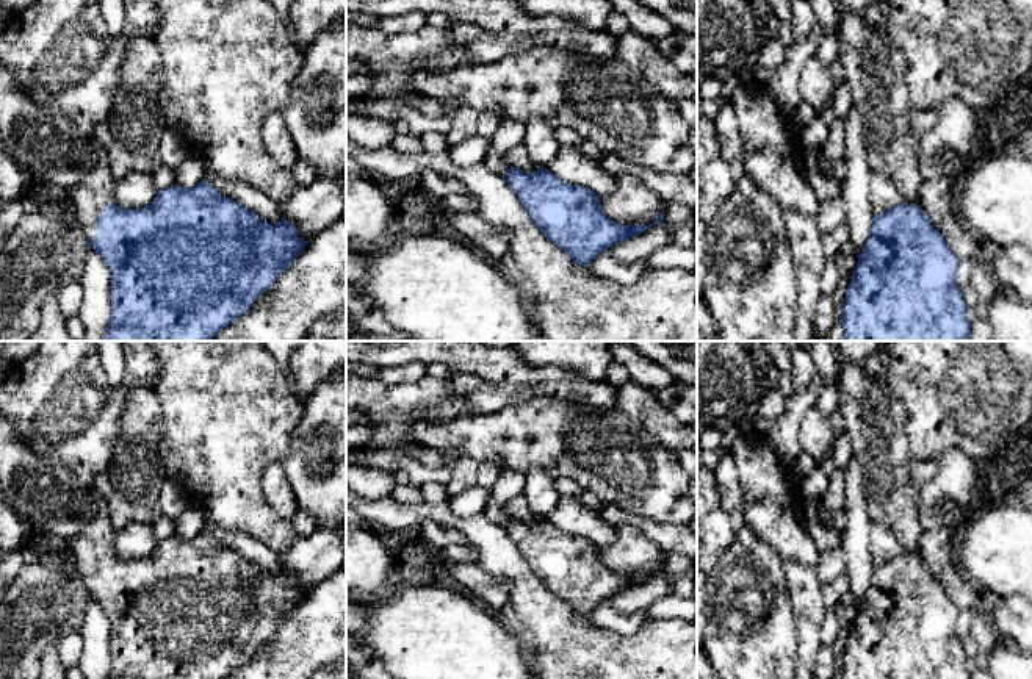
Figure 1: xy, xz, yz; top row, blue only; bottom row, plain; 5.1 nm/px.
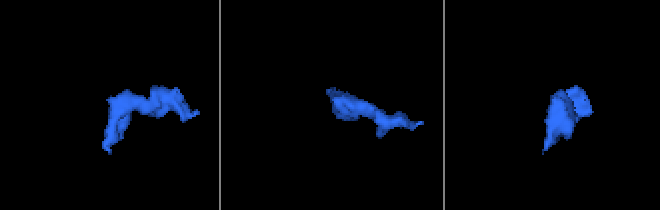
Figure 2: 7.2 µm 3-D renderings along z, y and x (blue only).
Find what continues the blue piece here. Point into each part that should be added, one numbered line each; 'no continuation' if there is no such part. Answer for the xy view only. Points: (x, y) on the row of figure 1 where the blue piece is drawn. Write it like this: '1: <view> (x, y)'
1: xy (86, 201)

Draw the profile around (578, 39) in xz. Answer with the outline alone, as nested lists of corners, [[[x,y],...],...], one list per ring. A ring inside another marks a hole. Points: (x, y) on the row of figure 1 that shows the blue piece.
[[[346,22],[346,59],[363,63],[374,81],[366,100],[417,91],[413,72],[418,69],[445,72],[471,63],[493,63],[534,47],[603,58],[615,58],[617,50],[615,36],[608,30],[590,31],[584,27],[514,34],[457,22],[446,30],[426,23],[418,31],[392,34]]]

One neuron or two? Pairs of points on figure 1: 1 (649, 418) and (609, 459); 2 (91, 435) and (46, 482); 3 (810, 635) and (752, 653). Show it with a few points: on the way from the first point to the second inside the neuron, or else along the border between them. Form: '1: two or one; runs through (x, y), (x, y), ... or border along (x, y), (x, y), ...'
1: two; border along (616, 407), (635, 420), (656, 441), (669, 448)
2: two; border along (30, 448), (63, 463), (79, 481), (88, 484)
3: two; border along (790, 604), (799, 653)

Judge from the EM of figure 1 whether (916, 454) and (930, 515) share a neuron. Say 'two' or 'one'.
two

